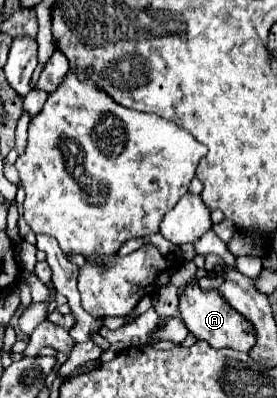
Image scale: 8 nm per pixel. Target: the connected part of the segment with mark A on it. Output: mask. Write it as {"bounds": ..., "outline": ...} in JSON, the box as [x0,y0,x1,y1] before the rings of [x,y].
{"bounds":[179,279,255,351],"outline":[[[197,279],[195,283],[185,285],[181,297],[179,297],[179,315],[183,319],[183,323],[187,325],[187,329],[197,335],[199,339],[207,341],[211,347],[215,349],[223,349],[223,347],[231,347],[237,351],[251,351],[251,347],[255,345],[255,327],[249,319],[245,319],[241,313],[237,313],[217,289],[205,291],[199,287]]]}

